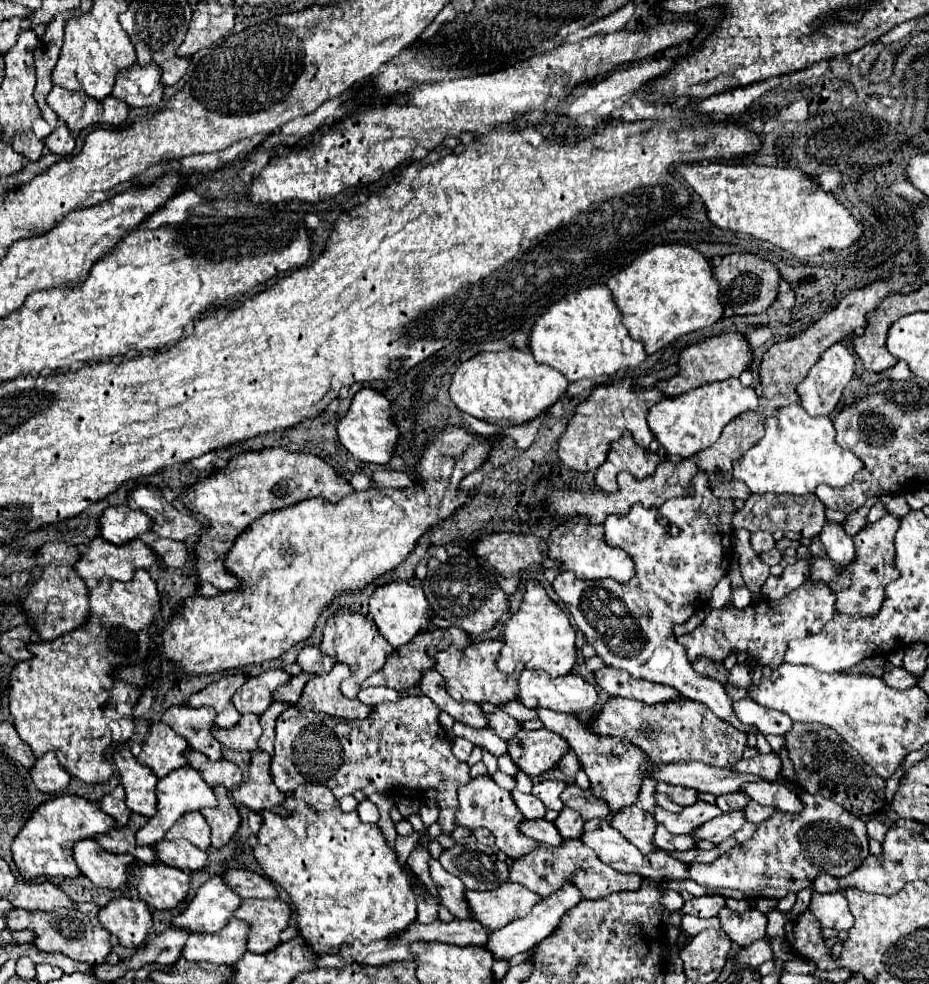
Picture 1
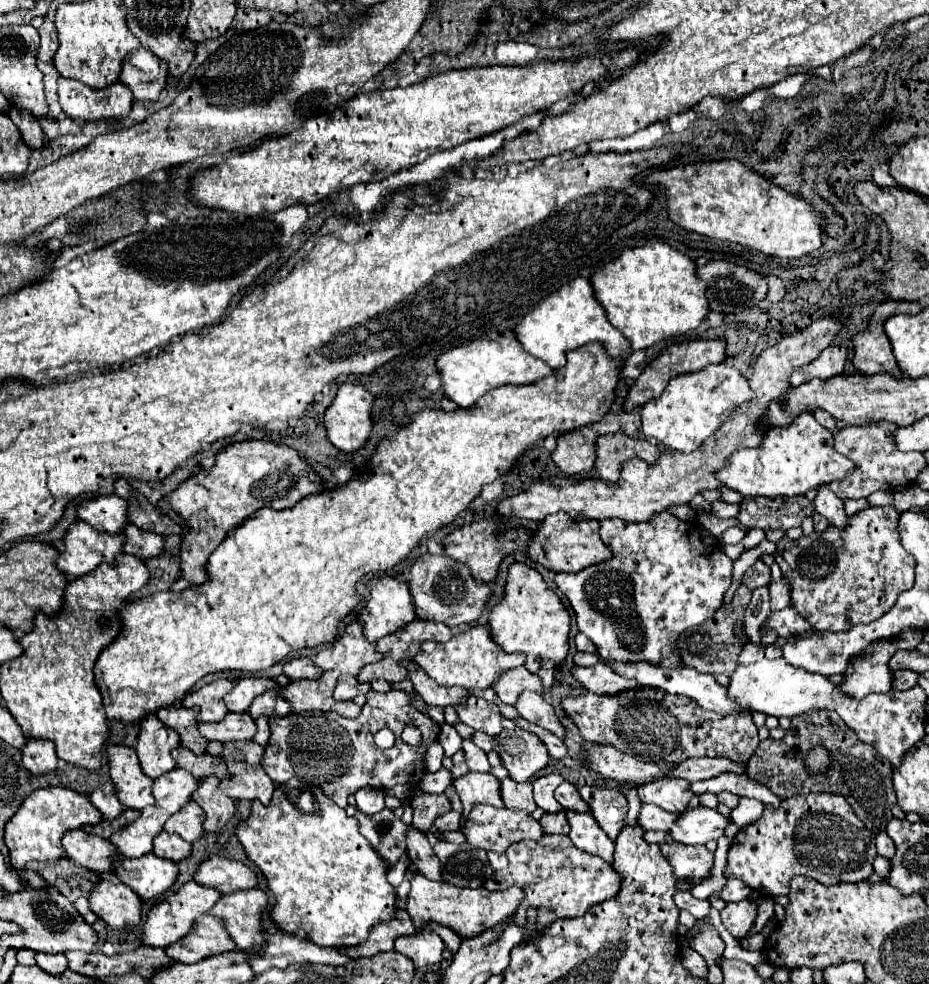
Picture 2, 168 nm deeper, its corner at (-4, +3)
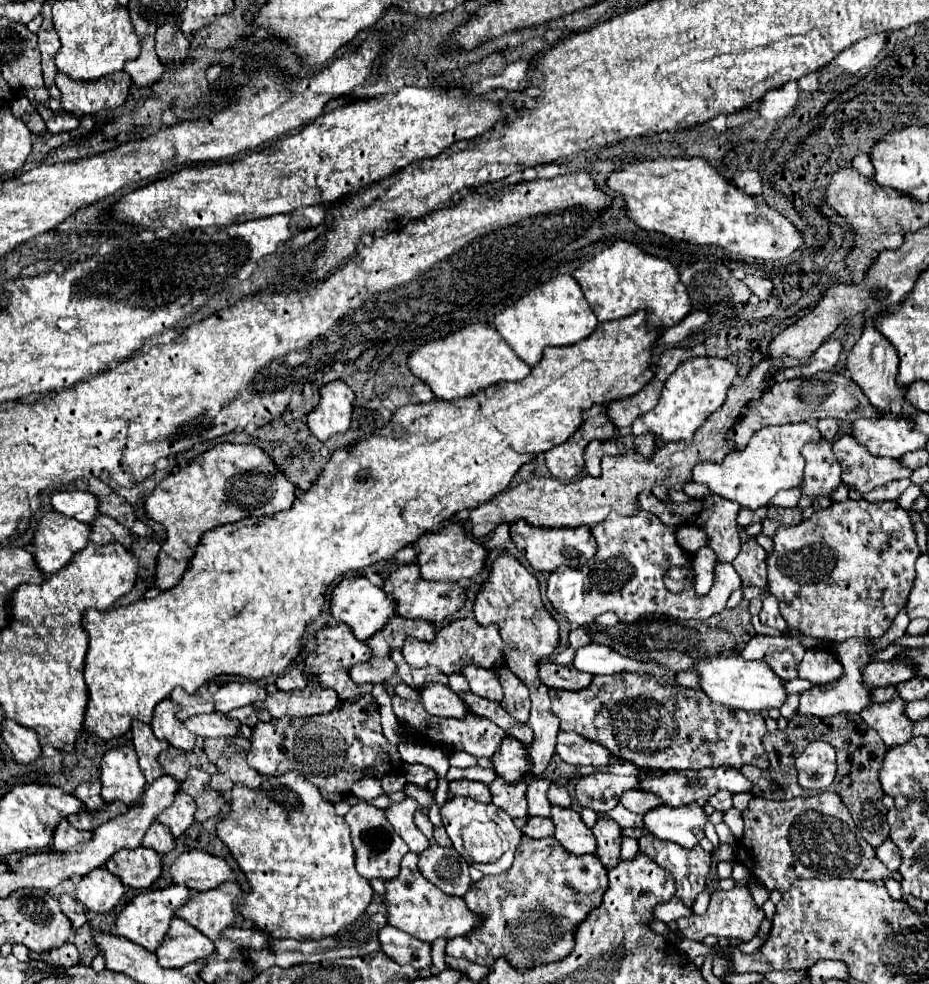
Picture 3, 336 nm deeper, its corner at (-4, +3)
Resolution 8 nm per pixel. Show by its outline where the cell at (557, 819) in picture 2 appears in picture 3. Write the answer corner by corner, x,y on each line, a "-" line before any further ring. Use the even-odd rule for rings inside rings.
528,816
526,826
522,826
522,832
530,838
546,838
552,836
552,820
550,818
536,818

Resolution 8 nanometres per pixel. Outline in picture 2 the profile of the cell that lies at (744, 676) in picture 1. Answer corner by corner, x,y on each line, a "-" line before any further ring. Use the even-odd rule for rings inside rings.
748,642
746,646
744,646
744,650
742,650
742,654
738,656
738,664
754,664
754,662
758,662
758,660
762,660
762,658
780,658
782,654
780,654
780,648
776,646
776,650
772,648
772,646
764,646
764,644
752,644
752,642

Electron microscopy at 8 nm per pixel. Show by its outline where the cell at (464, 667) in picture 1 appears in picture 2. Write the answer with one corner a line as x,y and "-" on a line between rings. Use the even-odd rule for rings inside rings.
474,626
464,634
452,636
446,644
424,642
414,662
442,686
462,686
466,690
486,690
496,684
502,672
524,664
524,654
504,654
492,640
488,626

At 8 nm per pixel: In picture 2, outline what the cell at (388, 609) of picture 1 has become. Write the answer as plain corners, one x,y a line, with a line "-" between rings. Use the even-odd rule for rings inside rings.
380,576
366,582
370,588
368,600
362,610
364,636
376,642
416,618
412,594
408,586
392,576

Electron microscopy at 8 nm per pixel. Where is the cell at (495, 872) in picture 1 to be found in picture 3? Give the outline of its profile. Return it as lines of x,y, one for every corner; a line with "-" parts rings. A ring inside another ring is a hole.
438,844
428,846
418,856
418,870
430,884
452,896
462,896
472,884
468,864
454,848
442,848

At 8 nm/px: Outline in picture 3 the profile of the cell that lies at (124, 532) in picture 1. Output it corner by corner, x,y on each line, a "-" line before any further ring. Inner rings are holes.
62,490
50,494
50,504
56,512
76,518
80,522
90,524
100,512
96,510
96,498
94,494
80,492
80,490

